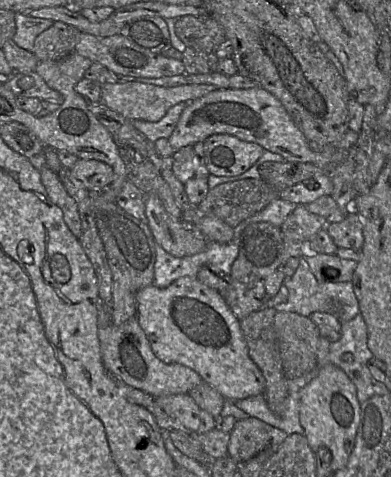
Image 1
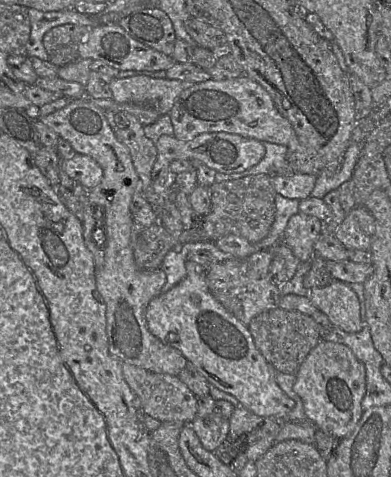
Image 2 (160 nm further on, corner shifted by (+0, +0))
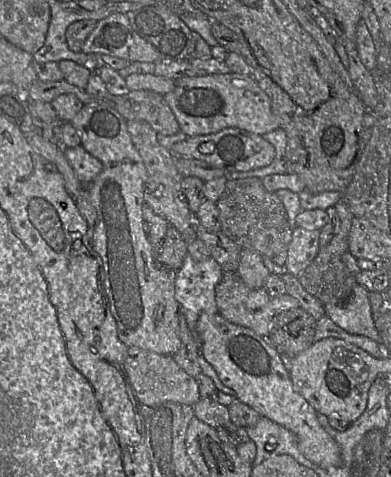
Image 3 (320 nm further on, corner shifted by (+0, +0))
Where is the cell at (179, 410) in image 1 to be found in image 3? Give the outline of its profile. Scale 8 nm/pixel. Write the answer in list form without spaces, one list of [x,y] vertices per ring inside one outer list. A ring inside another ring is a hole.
[[[129,347],[125,368],[139,405],[151,407],[166,402],[194,405],[200,399],[196,379],[187,374],[172,356],[161,355],[138,347]]]

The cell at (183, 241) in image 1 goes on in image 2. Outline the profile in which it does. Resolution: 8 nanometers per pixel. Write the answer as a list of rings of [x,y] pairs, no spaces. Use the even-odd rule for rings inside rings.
[[[207,132],[194,137],[192,140],[179,140],[174,135],[162,135],[155,143],[157,159],[151,172],[153,191],[157,194],[171,194],[173,200],[174,183],[172,182],[169,166],[174,160],[188,160],[202,164],[222,173],[239,173],[255,166],[265,155],[262,142],[244,138],[228,132]]]

